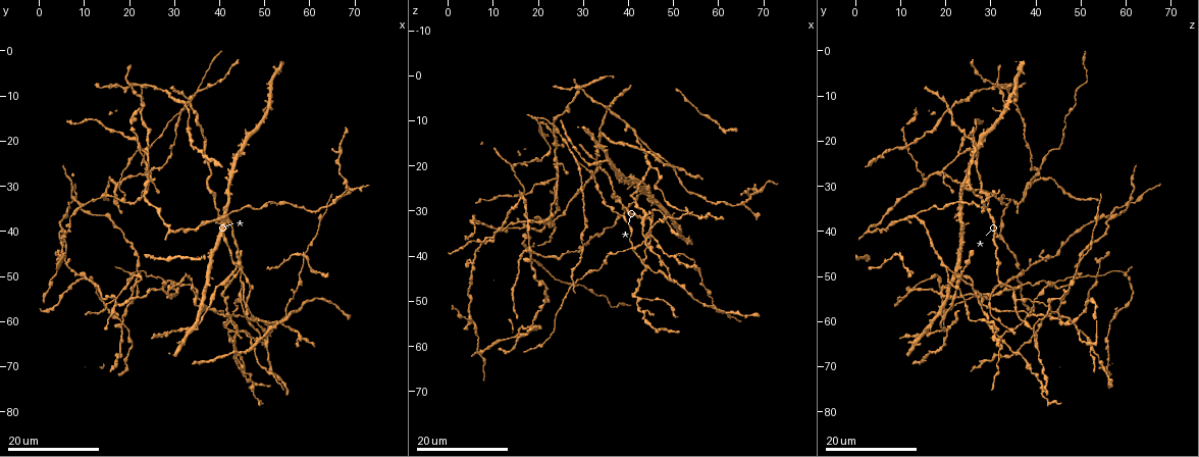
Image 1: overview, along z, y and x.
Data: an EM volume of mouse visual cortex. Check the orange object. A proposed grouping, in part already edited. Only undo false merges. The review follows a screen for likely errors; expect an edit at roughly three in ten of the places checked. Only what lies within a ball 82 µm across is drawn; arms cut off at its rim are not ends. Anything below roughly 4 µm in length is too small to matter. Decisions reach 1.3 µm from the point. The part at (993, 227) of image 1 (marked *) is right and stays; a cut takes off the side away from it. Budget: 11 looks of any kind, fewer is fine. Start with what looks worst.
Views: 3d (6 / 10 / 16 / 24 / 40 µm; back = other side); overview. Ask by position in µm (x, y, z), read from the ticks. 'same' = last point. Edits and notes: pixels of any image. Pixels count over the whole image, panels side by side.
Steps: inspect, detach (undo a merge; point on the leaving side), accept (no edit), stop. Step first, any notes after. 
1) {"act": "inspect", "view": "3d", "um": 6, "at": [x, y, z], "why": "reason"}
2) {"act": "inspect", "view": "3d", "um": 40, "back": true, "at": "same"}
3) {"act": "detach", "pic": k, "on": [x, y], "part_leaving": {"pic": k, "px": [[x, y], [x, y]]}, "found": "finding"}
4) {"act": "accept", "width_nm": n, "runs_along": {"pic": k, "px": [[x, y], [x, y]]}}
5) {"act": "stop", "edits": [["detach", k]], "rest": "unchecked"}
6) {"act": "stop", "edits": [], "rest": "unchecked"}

{"act": "inspect", "view": "3d", "um": 24, "at": [51.0, 64.5, 39.5], "why": "branch point"}

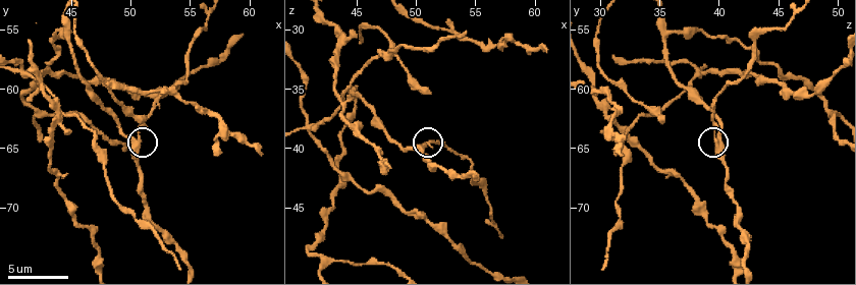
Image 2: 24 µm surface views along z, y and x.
{"act": "inspect", "view": "3d", "um": 6, "at": [50.8, 64.4, 39.6]}

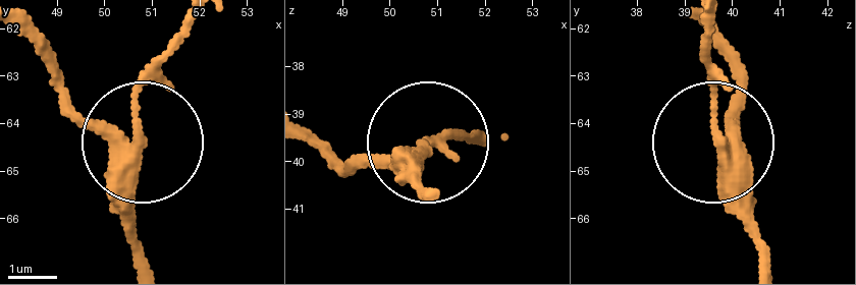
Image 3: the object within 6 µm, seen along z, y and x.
{"act": "inspect", "view": "3d", "um": 6, "back": true, "at": [50.70, 64.40, 39.70], "why": "from behind"}

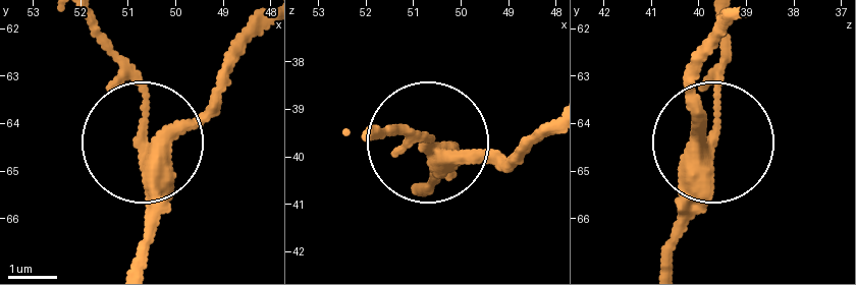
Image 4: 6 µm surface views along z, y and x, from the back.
{"act": "detach", "pic": 4, "on": [109, 83], "arms": 3, "part_leaving": {"pic": 4, "px": [[149, 144], [145, 87], [100, 25]]}, "found": "a second neuron is stuck on"}

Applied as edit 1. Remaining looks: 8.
{"act": "inspect", "view": "overview", "why": "see it whole again"}

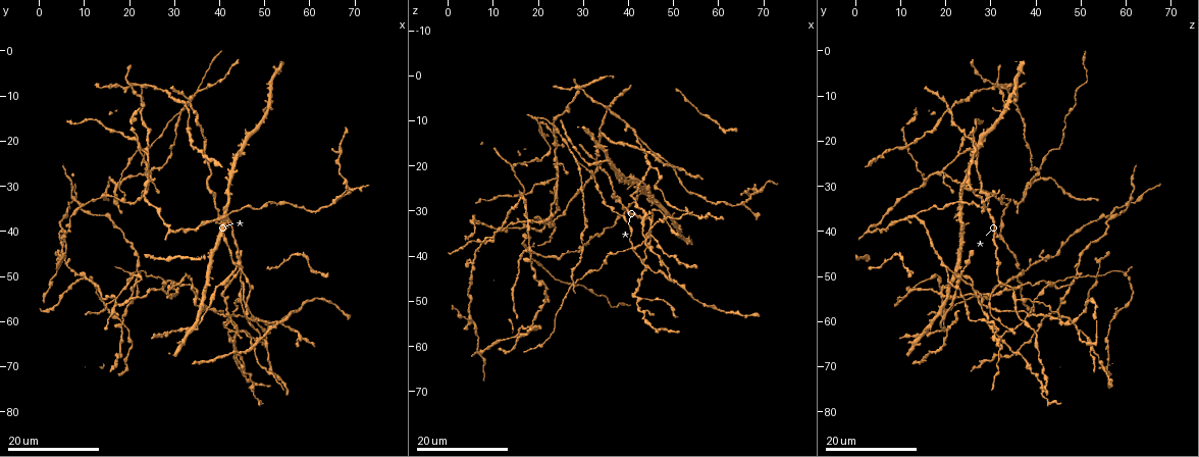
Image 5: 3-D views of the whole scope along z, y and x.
{"act": "inspect", "view": "3d", "um": 24, "at": [24.0, 27.5, 19.0], "why": "four or more arms meet"}

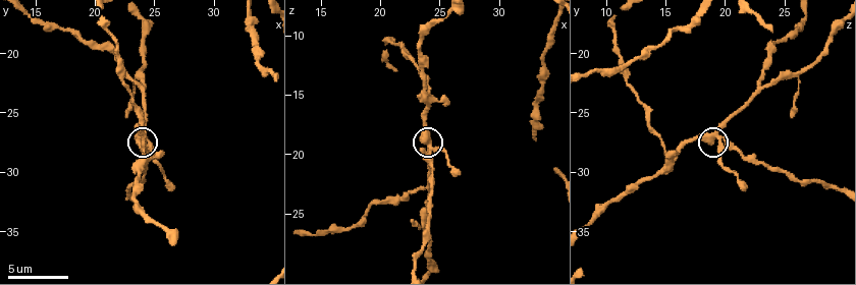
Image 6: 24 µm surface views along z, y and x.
{"act": "inspect", "view": "3d", "um": 10, "at": "same", "why": "closer look"}

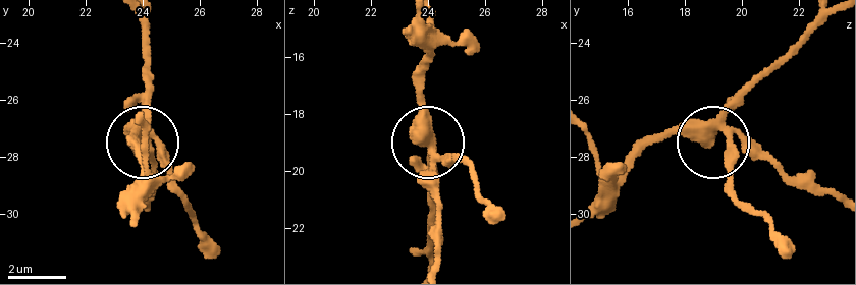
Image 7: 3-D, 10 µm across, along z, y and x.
{"act": "accept", "arms": 4, "found": "all the same neuron"}

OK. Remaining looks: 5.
{"act": "inspect", "view": "3d", "um": 16, "at": [43.0, 66.5, 52.0], "why": "two arms in line, one across"}

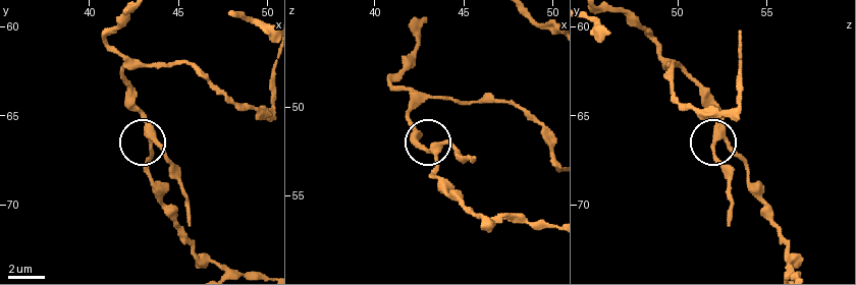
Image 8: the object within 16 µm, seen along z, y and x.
{"act": "inspect", "view": "3d", "um": 6, "at": [43.5, 66.1, 52.5]}

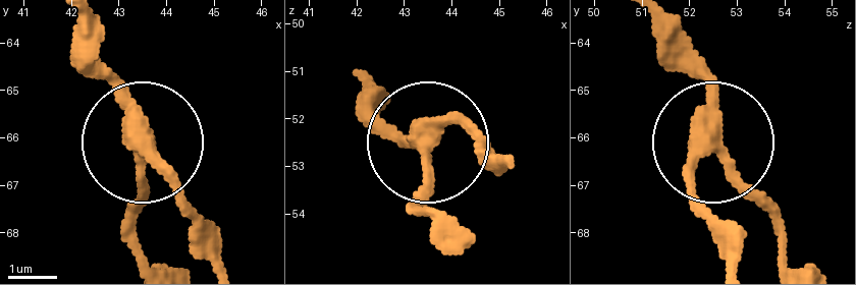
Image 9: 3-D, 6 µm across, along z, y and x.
{"act": "accept", "side_arm_um": 6, "found": "all the same neuron"}

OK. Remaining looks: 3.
{"act": "inspect", "view": "3d", "um": 10, "at": [40.6, 58.2, 38.2], "why": "thin arm on a thick one"}

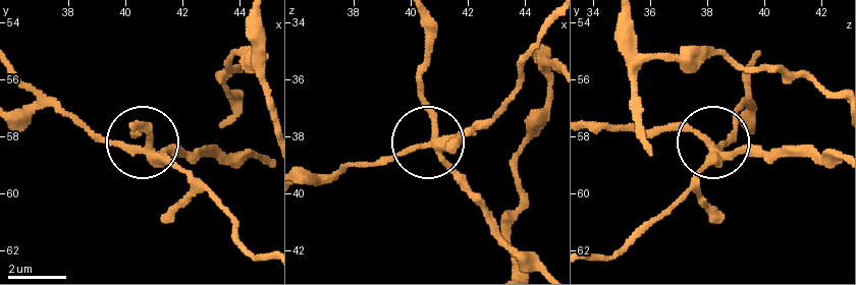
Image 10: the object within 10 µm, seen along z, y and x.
{"act": "detach", "pic": 10, "on": [110, 145], "width_nm": 270, "part_leaving": {"pic": 10, "px": [[147, 154], [91, 134], [17, 74]]}, "found": "two neurons meet here"}

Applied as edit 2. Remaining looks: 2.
{"act": "inspect", "view": "3d", "um": 10, "at": [24.2, 23.0, 22.6], "why": "two arms in line, one across"}

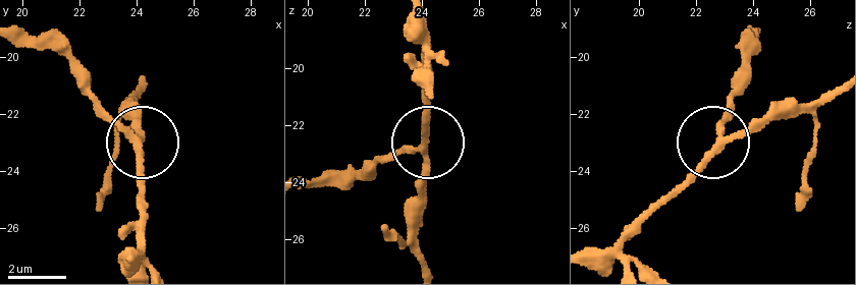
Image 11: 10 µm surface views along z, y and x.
{"act": "inspect", "view": "3d", "um": 6, "at": [24.1, 23.0, 22.8]}

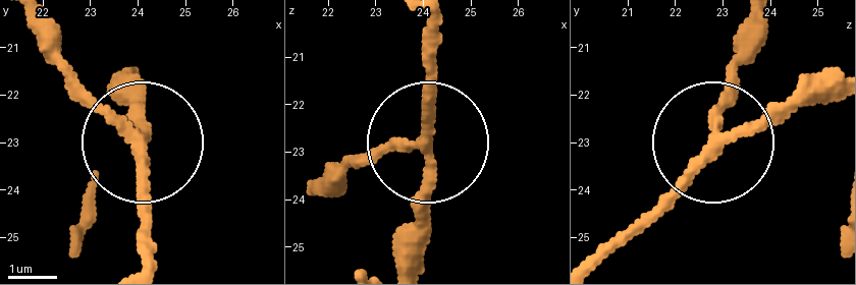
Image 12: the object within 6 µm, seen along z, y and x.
{"act": "accept", "side_arm_um": 24, "runs_along": {"pic": 12, "px": [[420, 257], [428, 152], [338, 160]]}, "found": "continuous, no second neuron"}

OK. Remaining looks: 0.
{"act": "stop", "edits": [["detach", 4], ["detach", 10]], "rest": "unchecked"}

